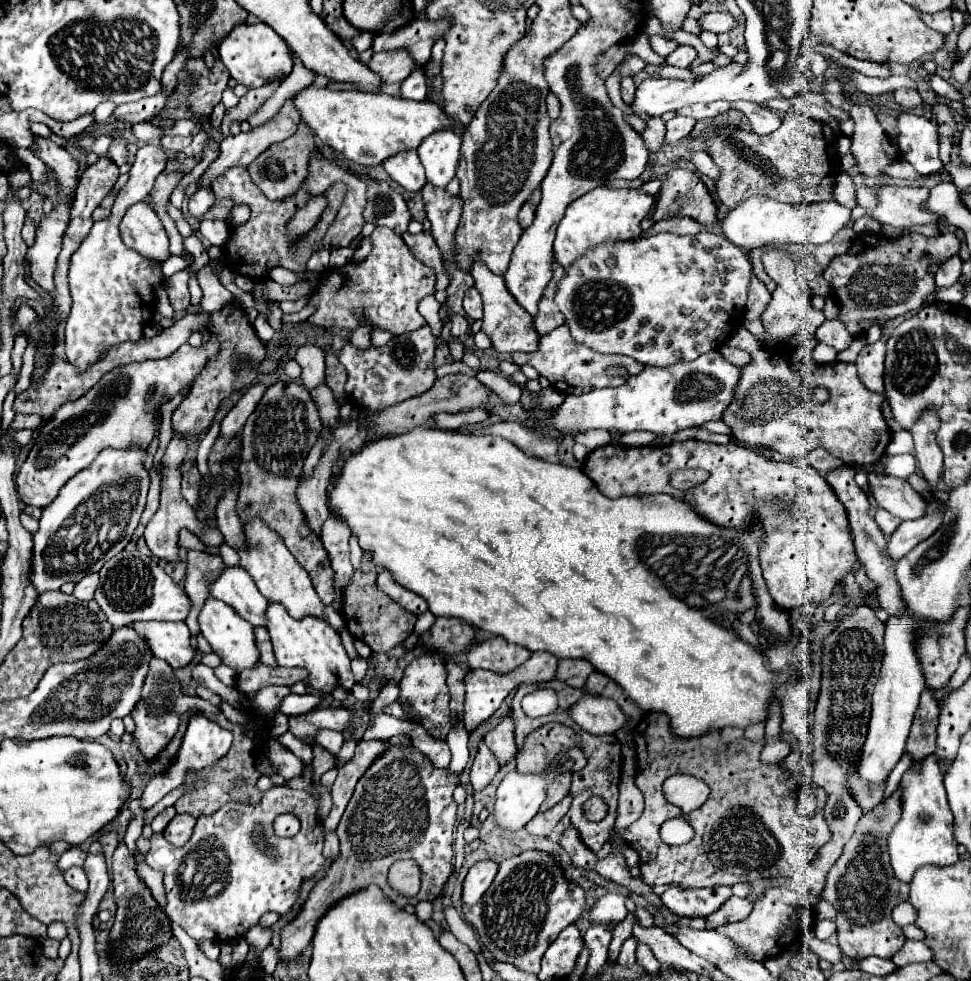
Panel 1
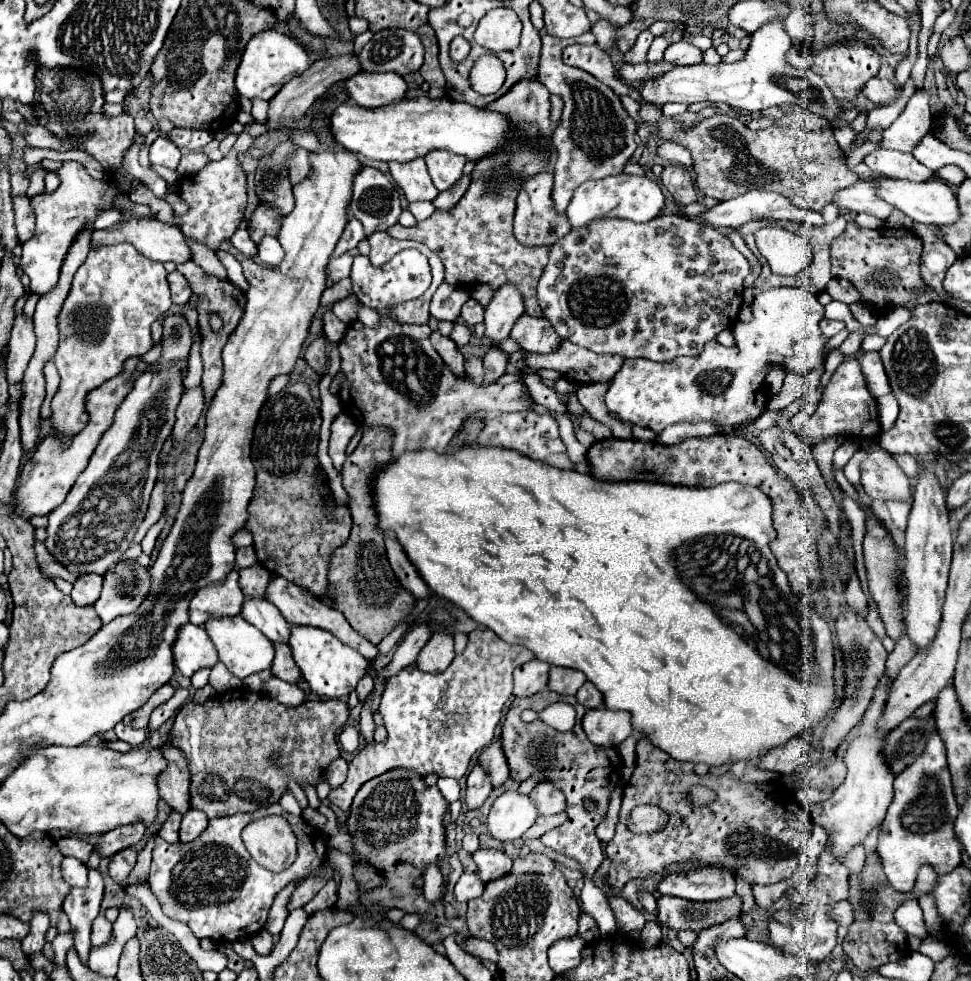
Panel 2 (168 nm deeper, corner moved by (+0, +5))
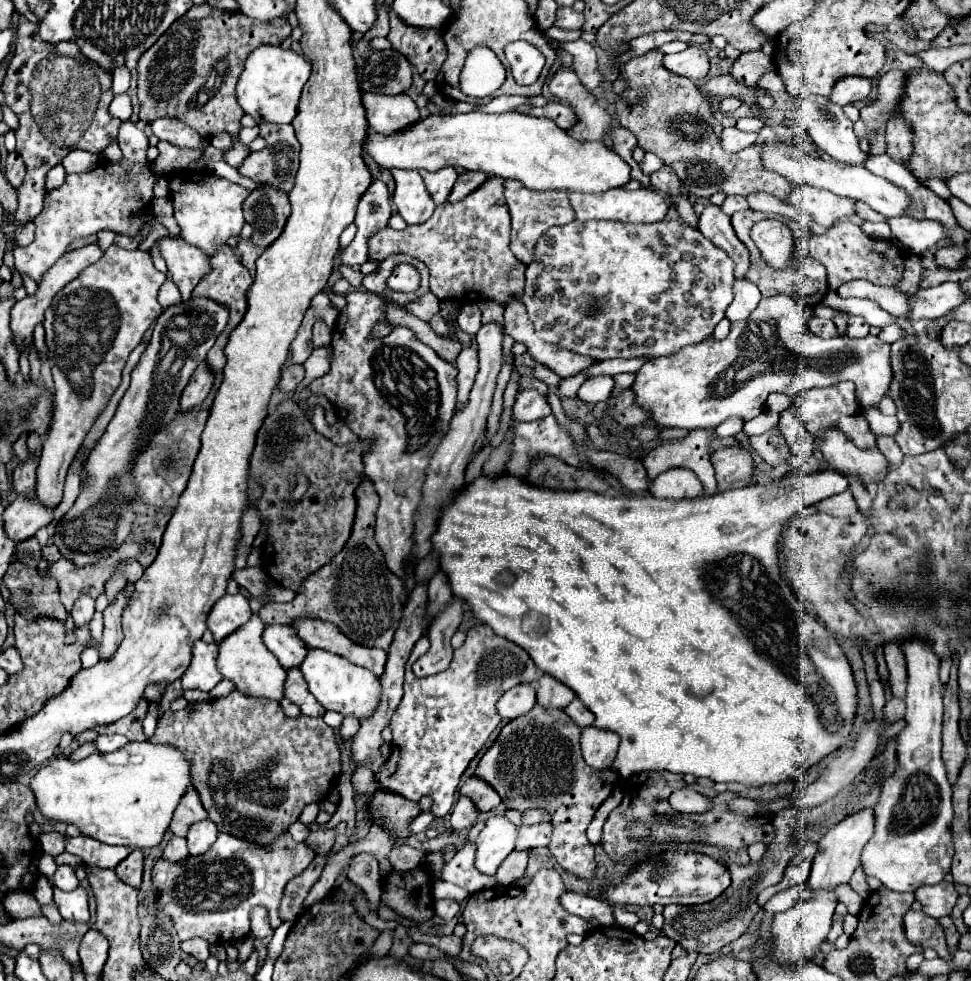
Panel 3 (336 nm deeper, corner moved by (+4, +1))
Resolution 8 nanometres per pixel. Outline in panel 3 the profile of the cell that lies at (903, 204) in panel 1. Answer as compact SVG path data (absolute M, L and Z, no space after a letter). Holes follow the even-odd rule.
M798 186L790 192L786 202L794 206L798 212L812 216L816 224L826 228L830 228L840 218L854 216L854 200L836 196L828 190Z

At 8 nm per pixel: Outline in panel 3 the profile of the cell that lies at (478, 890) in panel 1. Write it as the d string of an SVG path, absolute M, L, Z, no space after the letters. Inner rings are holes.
M436 900L434 902L434 914L442 920L452 920L458 914L460 906L454 900Z

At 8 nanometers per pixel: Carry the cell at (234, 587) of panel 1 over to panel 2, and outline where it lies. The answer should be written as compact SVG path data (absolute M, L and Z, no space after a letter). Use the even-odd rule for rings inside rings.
M244 598L240 616L254 624L272 642L288 642L288 622L266 598Z

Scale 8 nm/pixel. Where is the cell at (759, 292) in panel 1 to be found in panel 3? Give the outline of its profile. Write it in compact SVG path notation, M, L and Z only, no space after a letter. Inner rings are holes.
M708 204L704 208L704 212L700 214L700 224L698 224L700 232L714 242L718 248L722 248L732 260L734 260L734 276L736 278L744 278L744 274L748 272L748 264L750 264L750 256L746 246L738 240L738 236L732 232L732 224L730 224L730 216L726 216L720 206L716 204Z

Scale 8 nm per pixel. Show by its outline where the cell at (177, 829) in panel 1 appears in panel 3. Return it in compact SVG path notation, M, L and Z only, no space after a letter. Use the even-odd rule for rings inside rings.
M202 820L192 824L190 832L188 832L188 848L192 856L202 856L204 852L208 852L208 848L212 846L212 842L218 838L218 828L212 820Z

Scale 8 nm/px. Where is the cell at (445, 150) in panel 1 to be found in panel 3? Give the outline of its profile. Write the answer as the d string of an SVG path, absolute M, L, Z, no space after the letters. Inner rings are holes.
M446 166L446 168L438 170L438 172L426 172L426 170L422 170L420 176L424 178L426 190L430 192L432 200L436 204L446 204L450 192L452 192L452 186L454 186L454 182L458 178L456 170L452 166Z

